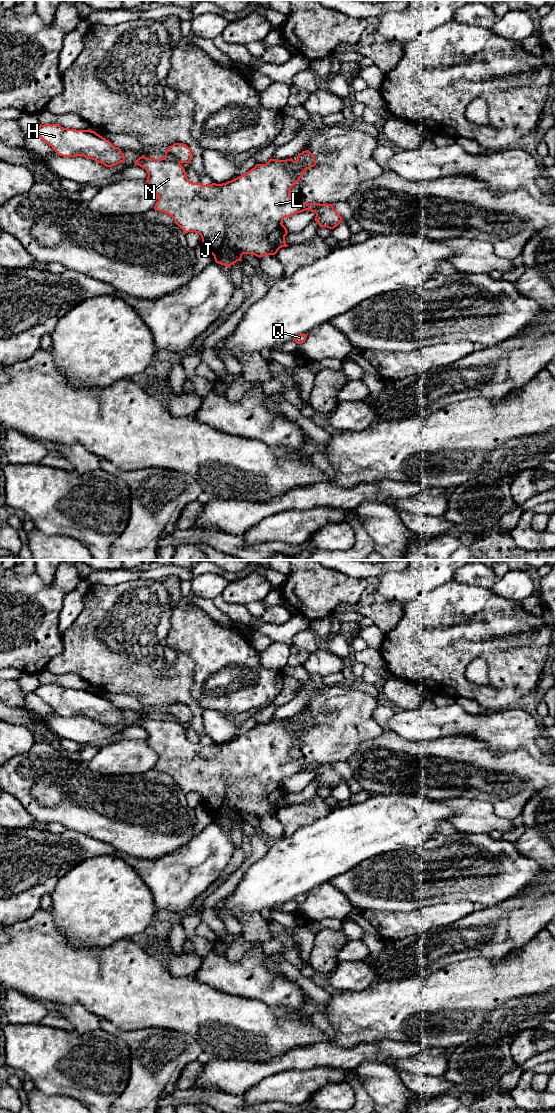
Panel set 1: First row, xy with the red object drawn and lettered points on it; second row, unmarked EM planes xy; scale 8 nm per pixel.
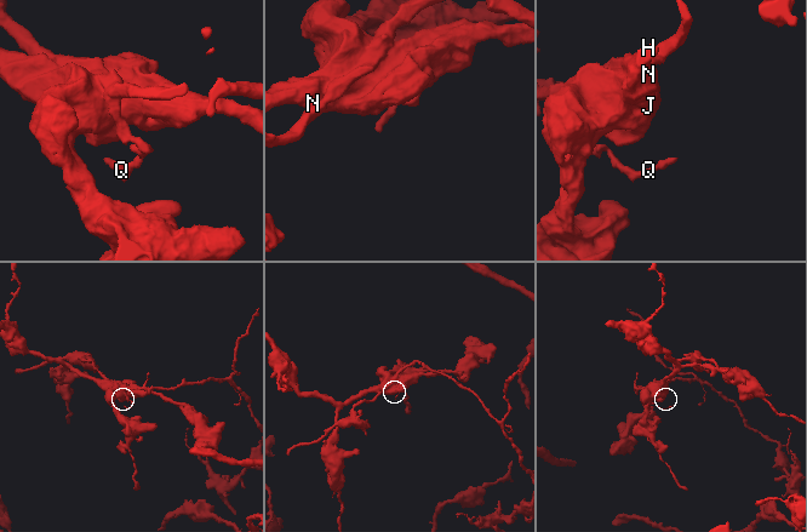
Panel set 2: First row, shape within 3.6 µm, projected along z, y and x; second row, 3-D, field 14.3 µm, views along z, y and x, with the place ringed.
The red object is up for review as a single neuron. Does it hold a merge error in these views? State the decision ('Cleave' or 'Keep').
Cleave

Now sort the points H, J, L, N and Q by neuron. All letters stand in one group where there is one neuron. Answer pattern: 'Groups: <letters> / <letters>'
Groups: H J L N / Q

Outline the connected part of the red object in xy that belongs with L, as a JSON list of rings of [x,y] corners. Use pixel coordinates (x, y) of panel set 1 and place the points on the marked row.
[[[305,150],[298,154],[296,161],[292,158],[286,160],[271,158],[266,164],[256,164],[250,171],[231,181],[210,185],[189,181],[184,167],[171,157],[151,159],[142,155],[134,164],[146,170],[148,174],[146,182],[158,196],[154,209],[170,215],[185,233],[198,233],[202,238],[201,244],[214,256],[215,262],[228,268],[237,261],[242,261],[243,254],[252,254],[261,258],[265,255],[275,255],[280,248],[289,246],[285,242],[288,231],[283,225],[283,219],[286,217],[310,210],[316,214],[314,220],[318,222],[320,228],[334,229],[341,223],[342,217],[334,209],[333,204],[303,203],[290,196],[291,188],[300,180],[305,170],[314,167],[316,163],[313,154]]]

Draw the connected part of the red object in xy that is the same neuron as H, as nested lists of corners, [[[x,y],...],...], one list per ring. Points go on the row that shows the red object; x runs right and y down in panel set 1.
[[[58,124],[40,125],[34,133],[63,157],[84,156],[106,167],[125,161],[119,147],[115,147],[95,131],[75,130]]]

